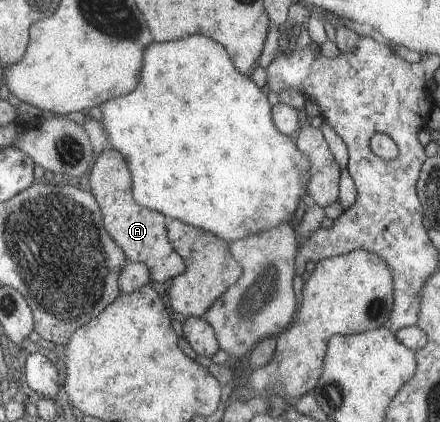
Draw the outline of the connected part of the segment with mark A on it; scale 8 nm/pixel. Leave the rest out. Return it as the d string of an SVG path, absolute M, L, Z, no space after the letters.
M107 148L102 151L92 163L89 174L89 188L91 194L95 194L95 202L99 202L99 210L103 210L103 226L107 226L107 234L115 238L115 244L122 248L123 255L128 263L140 263L147 268L149 281L163 283L173 279L186 270L185 262L175 252L166 234L166 226L169 219L160 213L139 207L133 198L133 180L130 178L129 168L125 160L117 152Z

